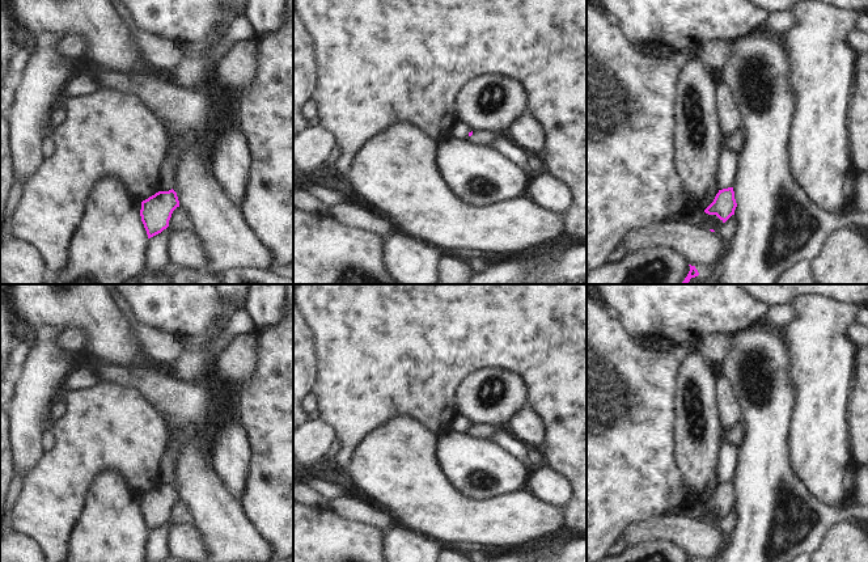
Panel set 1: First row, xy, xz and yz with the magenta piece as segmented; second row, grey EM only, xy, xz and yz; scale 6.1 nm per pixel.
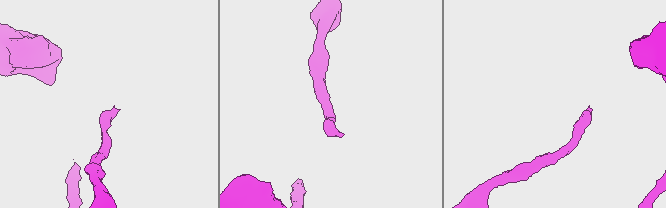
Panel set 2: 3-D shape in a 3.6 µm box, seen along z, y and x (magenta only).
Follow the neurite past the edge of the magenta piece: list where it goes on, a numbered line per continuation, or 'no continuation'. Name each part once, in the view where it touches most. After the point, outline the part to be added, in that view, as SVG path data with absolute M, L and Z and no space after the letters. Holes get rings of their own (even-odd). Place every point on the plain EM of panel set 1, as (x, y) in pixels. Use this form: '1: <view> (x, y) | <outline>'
1: xz (483, 431) | M473 424L473 428L466 432L474 438L490 440L495 431L497 431L497 427L490 424Z

